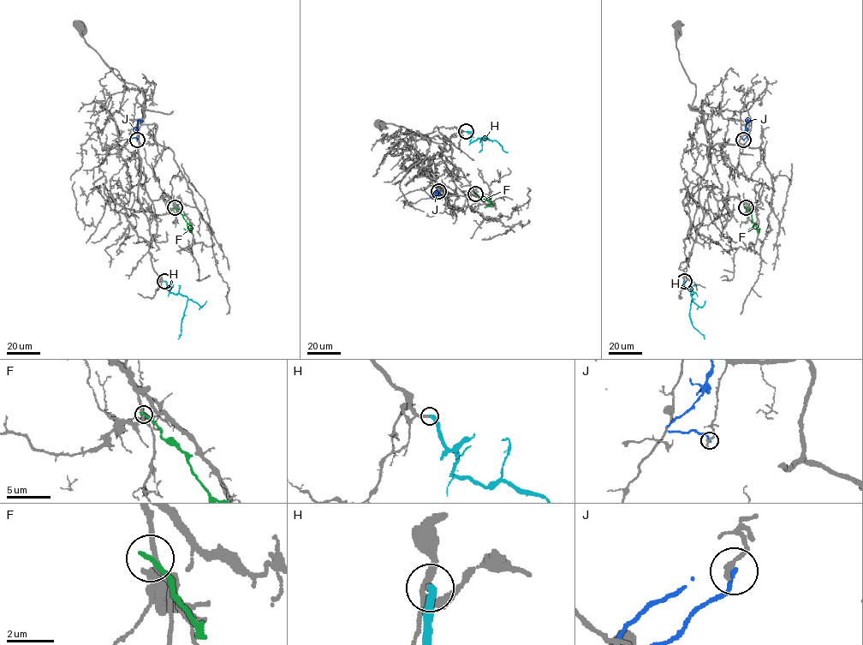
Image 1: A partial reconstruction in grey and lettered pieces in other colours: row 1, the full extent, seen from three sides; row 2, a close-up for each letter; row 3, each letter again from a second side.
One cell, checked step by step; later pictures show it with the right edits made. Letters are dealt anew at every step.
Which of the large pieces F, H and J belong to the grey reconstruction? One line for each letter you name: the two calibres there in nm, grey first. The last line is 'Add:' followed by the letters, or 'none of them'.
H: 240/360 nm
Add: H

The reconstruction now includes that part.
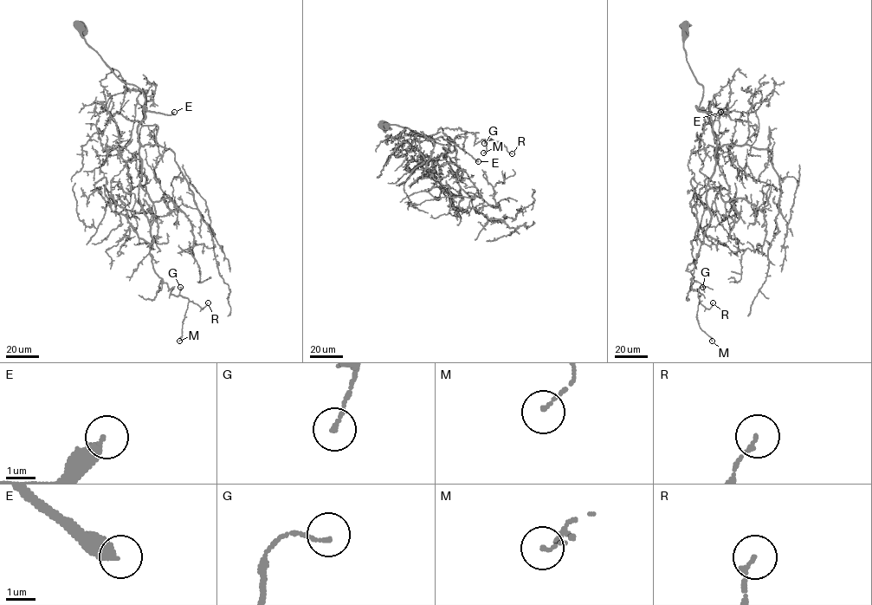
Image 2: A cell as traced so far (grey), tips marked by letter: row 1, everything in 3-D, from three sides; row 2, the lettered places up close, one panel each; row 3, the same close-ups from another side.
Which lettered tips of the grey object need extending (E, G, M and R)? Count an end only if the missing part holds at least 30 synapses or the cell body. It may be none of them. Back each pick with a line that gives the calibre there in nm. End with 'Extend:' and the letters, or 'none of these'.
E: calibre 320 nm
Extend: E

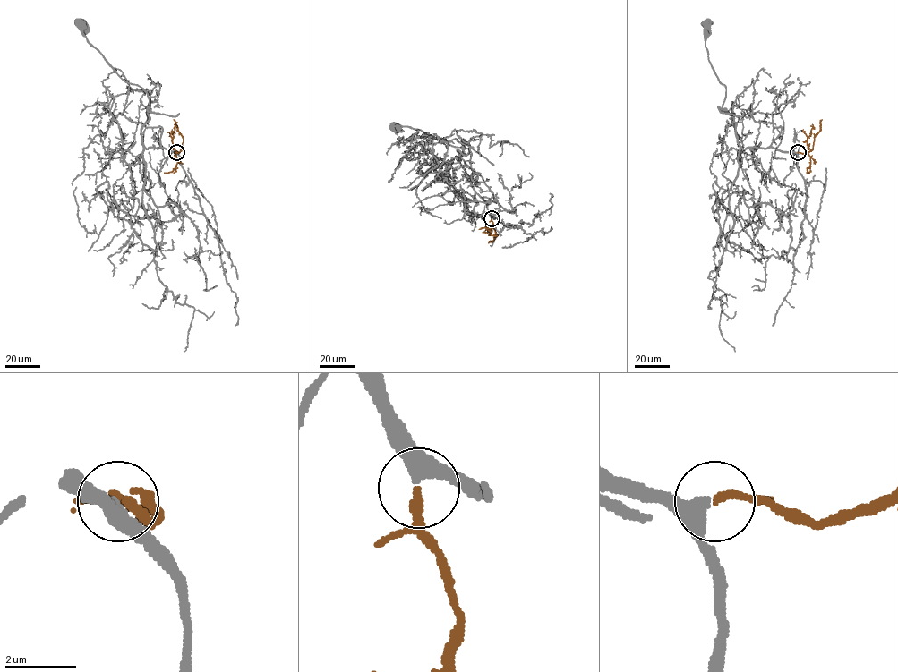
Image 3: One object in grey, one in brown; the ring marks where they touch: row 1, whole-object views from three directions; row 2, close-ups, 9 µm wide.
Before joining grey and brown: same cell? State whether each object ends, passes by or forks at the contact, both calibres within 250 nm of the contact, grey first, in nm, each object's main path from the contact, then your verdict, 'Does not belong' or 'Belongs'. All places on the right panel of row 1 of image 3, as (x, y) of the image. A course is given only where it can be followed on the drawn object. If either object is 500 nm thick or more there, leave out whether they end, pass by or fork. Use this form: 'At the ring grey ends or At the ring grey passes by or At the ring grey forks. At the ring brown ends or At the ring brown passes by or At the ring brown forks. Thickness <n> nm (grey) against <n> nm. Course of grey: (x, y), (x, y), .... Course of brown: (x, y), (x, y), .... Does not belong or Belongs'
At the ring grey passes by. At the ring brown ends. Thickness 400 nm (grey) against 200 nm. Course of grey: (798, 152), (771, 148), (743, 148), (739, 143), (733, 117), (721, 109), (726, 88), (709, 61), (706, 23). Course of brown: (798, 152), (812, 148), (822, 119). Belongs

